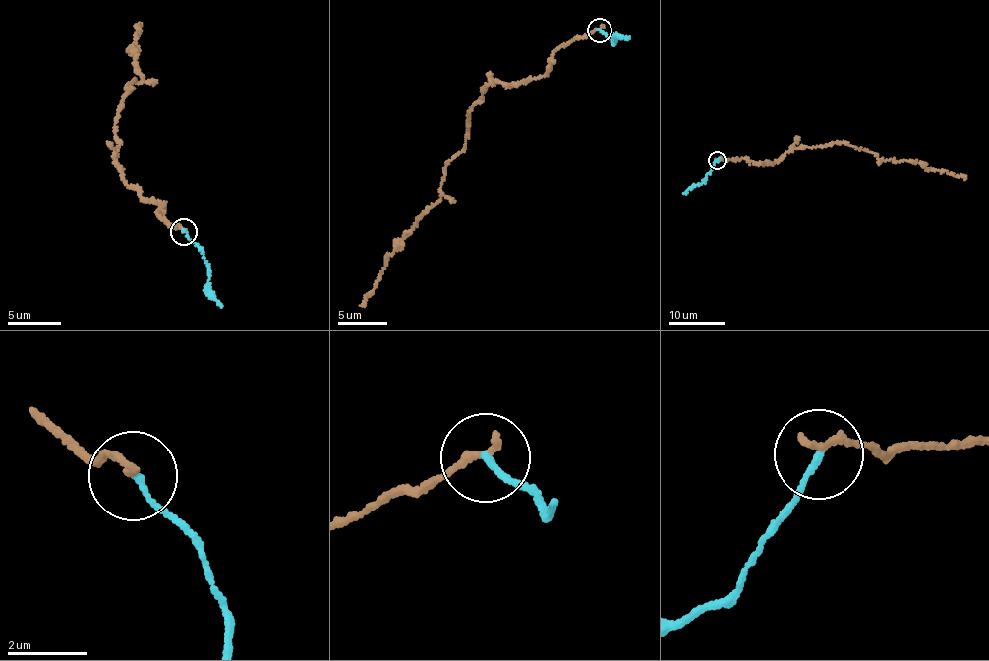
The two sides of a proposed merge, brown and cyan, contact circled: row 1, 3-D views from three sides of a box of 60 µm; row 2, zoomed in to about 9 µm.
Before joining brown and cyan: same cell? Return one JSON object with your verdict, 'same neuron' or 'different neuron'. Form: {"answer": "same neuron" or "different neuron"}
{"answer": "different neuron"}

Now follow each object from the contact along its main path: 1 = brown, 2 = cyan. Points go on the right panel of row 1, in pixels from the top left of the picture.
1: (718, 160), (771, 163), (798, 148), (842, 142), (884, 160), (916, 161), (930, 170), (966, 177)
2: (718, 161), (707, 178), (683, 193)

